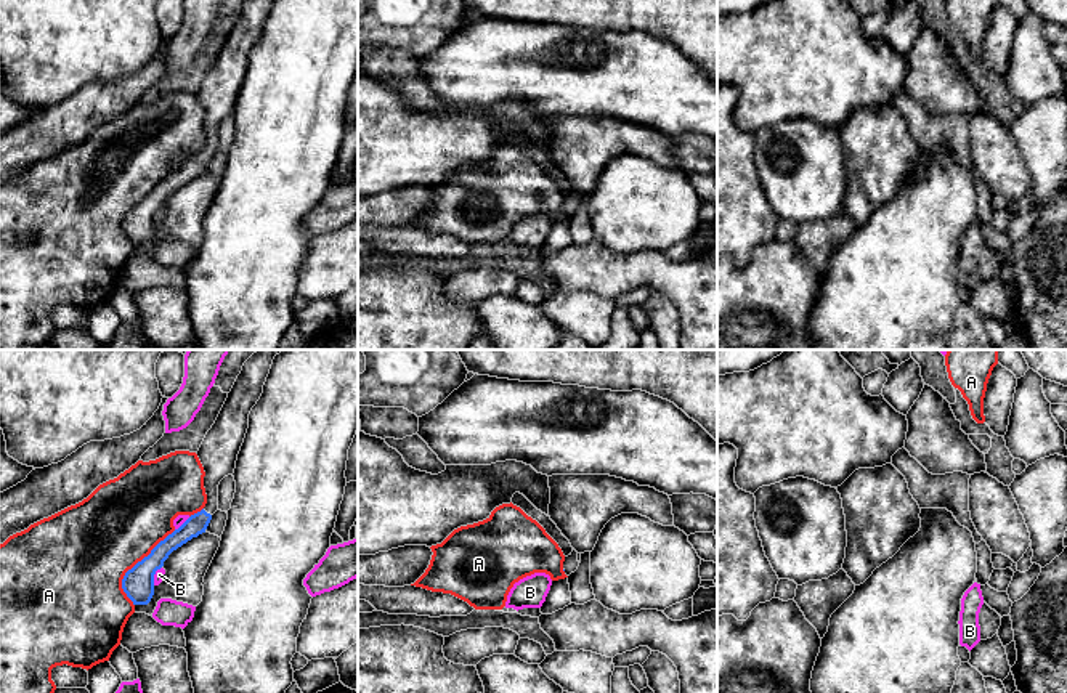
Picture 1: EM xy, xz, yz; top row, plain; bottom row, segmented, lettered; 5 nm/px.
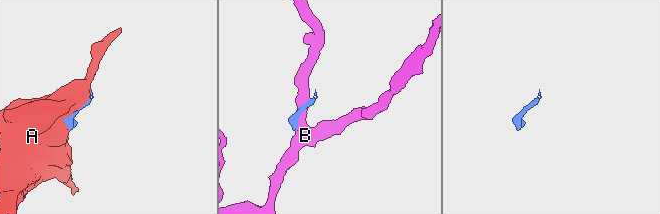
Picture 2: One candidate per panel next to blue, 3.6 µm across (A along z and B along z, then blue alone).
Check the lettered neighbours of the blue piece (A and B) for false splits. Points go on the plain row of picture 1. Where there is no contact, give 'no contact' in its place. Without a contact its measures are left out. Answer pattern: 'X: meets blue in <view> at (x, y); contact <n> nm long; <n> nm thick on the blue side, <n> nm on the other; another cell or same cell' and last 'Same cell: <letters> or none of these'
A: meets blue in xy at (135, 206); contact 440 nm long; 160 nm thick on the blue side, 440 nm on the other; another cell
B: meets blue in xy at (153, 217); contact 100 nm long; 160 nm thick on the blue side, 50 nm on the other; another cell
Same cell: none of these

